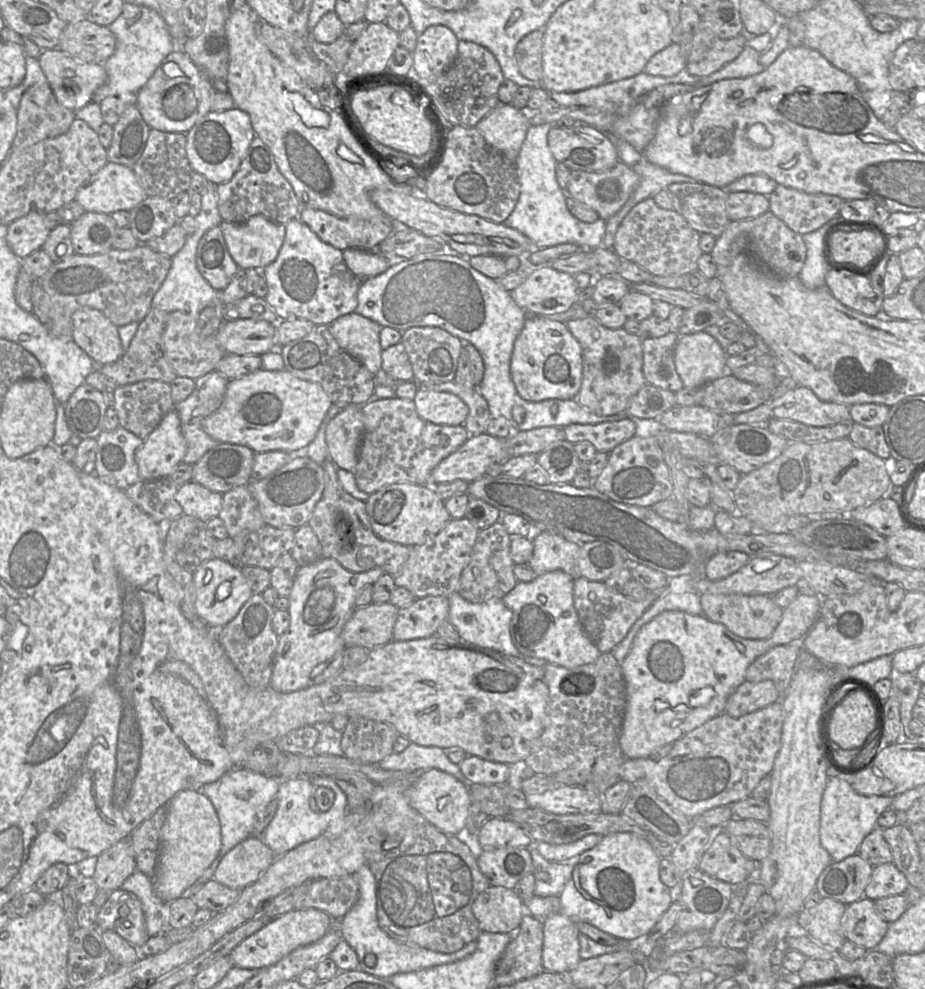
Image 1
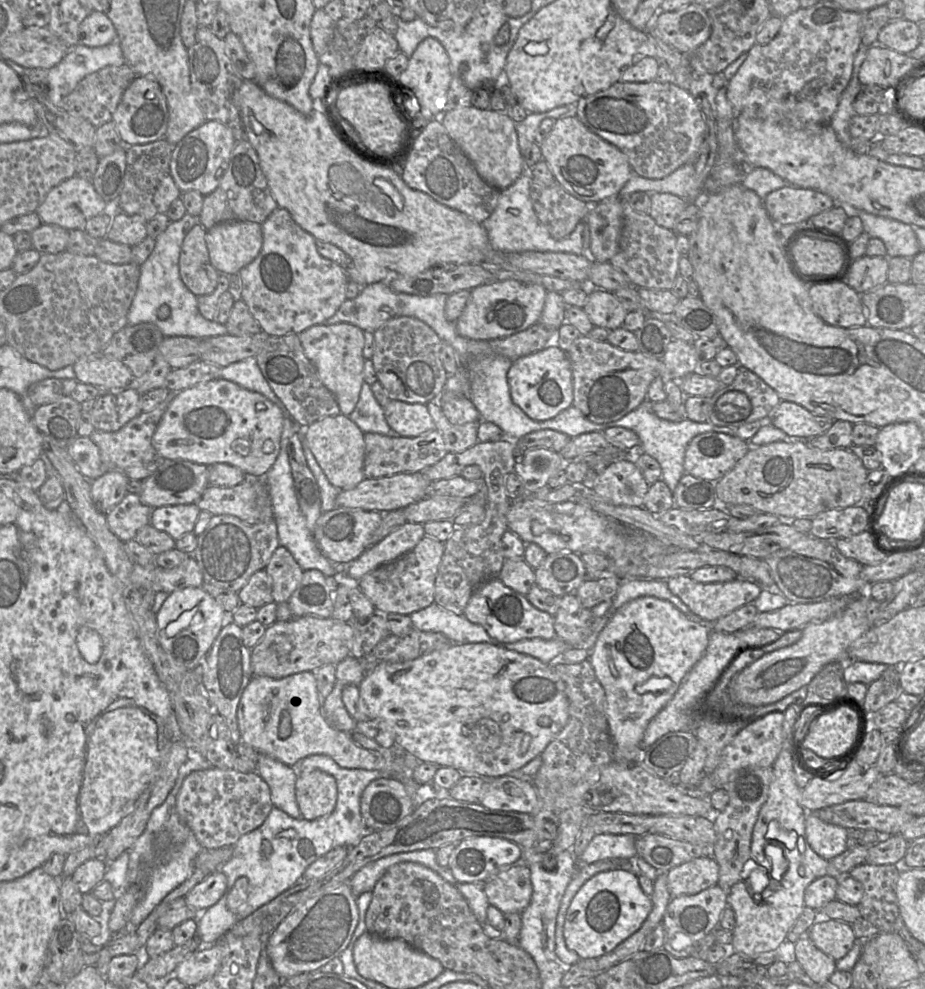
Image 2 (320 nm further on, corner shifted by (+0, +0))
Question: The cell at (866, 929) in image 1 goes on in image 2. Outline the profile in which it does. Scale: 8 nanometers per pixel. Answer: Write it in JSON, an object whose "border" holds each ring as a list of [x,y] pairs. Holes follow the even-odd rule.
{"border":[[[833,919],[814,923],[807,935],[819,950],[836,961],[852,949],[856,940],[851,924]]]}

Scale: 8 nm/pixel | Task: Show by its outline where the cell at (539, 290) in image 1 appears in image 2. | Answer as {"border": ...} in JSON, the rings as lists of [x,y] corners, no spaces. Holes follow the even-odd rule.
{"border":[[[493,280],[471,290],[469,300],[457,318],[457,332],[468,339],[492,340],[523,331],[539,321],[547,290],[538,284],[517,280]]]}

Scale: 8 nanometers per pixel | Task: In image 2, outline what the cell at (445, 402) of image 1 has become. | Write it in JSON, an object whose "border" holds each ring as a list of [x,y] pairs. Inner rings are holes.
{"border":[[[391,400],[384,407],[384,415],[398,436],[416,437],[435,429],[426,404]]]}

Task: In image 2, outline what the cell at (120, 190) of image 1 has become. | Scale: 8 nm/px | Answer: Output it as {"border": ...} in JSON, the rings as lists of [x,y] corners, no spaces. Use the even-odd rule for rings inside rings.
{"border":[[[74,175],[53,187],[38,206],[42,224],[84,230],[86,222],[108,211],[108,203],[95,191],[91,180]]]}

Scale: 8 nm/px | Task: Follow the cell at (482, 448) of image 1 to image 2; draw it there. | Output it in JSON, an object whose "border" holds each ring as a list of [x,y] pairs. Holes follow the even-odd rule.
{"border":[[[422,472],[397,473],[380,478],[364,478],[355,487],[341,490],[336,497],[336,507],[348,507],[366,511],[379,511],[383,514],[396,509],[404,509],[425,498],[425,491],[430,481]]]}

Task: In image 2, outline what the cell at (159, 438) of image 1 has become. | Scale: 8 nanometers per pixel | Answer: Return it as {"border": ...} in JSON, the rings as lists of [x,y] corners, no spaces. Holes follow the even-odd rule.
{"border":[[[108,471],[91,481],[91,496],[99,510],[107,514],[128,493],[129,478],[120,471]]]}

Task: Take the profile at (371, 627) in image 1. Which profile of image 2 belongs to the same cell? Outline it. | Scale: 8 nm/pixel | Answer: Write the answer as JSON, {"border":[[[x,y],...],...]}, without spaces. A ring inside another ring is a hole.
{"border":[[[306,615],[288,621],[276,621],[266,628],[264,636],[251,650],[252,676],[274,679],[313,671],[321,666],[336,665],[350,655],[354,629],[349,622]]]}

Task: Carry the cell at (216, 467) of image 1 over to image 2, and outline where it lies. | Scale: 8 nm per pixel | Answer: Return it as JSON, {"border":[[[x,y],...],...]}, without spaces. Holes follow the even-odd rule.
{"border":[[[188,460],[165,461],[142,483],[142,503],[158,508],[197,502],[209,486],[208,467]]]}

